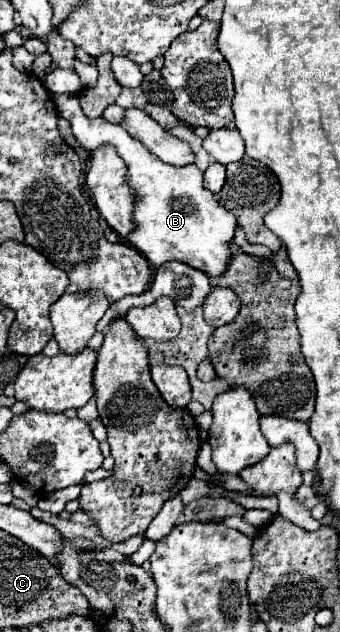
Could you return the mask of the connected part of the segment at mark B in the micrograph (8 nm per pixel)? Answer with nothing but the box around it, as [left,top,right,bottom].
[55,95,238,282]

